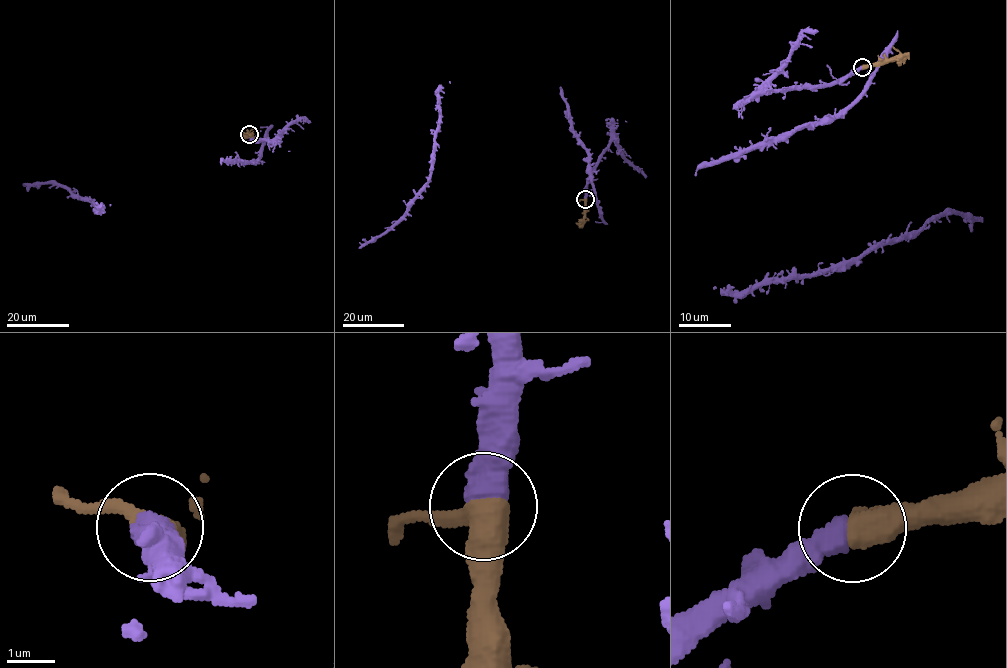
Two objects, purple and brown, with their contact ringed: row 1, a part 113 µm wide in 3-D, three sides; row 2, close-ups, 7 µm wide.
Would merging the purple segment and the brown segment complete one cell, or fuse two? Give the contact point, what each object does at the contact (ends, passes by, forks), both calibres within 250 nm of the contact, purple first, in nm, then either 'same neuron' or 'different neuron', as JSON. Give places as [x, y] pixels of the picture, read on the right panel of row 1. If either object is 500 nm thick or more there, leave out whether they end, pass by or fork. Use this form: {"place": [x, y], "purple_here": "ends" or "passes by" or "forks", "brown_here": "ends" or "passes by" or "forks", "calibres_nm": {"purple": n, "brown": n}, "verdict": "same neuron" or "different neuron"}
{"place": [862, 67], "calibres_nm": {"purple": 600, "brown": 480}, "verdict": "same neuron"}

